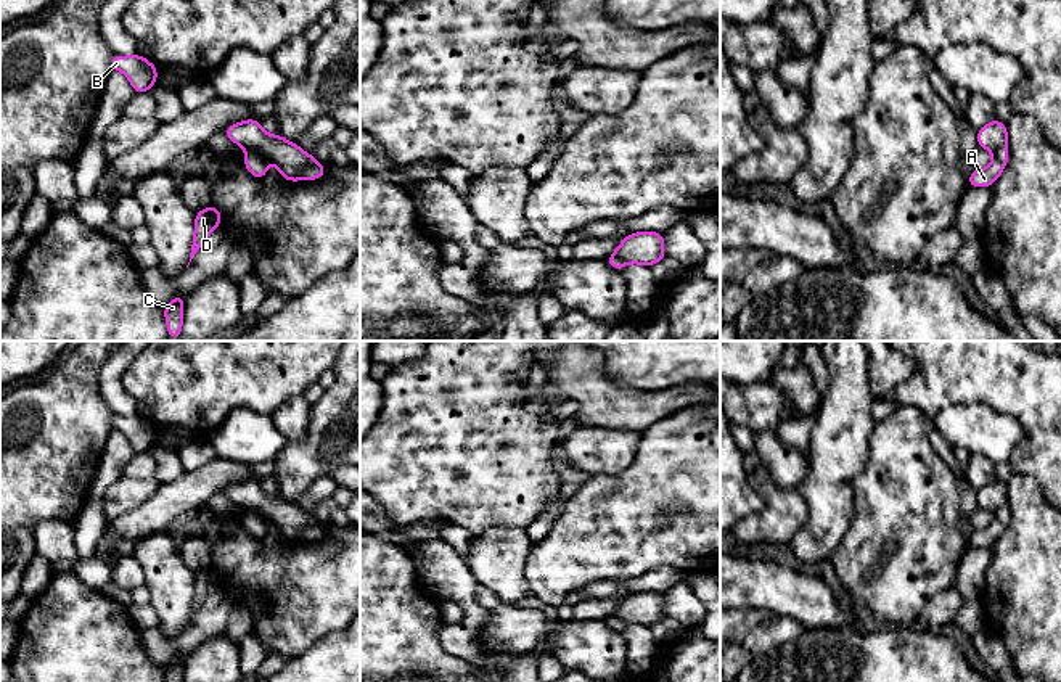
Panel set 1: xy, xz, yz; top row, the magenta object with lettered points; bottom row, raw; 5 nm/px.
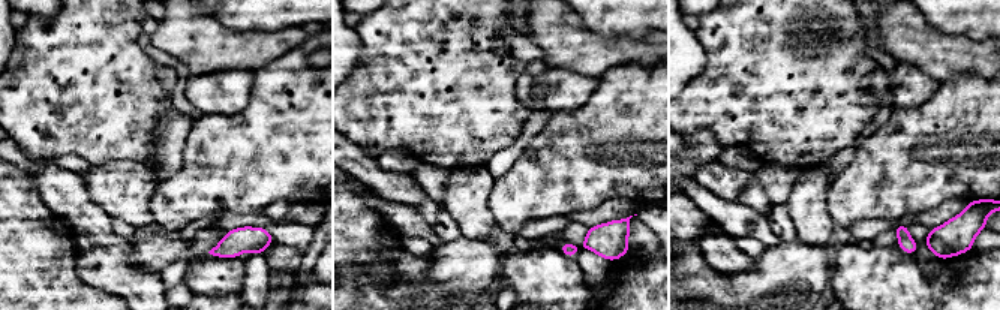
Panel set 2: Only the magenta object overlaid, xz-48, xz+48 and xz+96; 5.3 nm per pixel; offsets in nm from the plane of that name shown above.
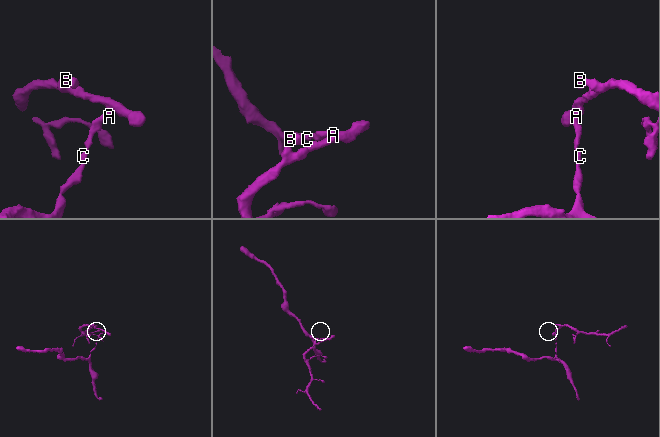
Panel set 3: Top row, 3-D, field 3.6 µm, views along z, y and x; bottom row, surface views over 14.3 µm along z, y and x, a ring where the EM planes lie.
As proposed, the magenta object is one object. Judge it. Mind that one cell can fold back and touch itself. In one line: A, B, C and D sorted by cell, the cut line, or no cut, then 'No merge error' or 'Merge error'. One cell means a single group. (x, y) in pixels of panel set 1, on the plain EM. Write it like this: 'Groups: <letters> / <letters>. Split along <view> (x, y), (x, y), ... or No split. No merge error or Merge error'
Groups: A C D / B. Split along xy (248, 510), (254, 510), (262, 518). Merge error

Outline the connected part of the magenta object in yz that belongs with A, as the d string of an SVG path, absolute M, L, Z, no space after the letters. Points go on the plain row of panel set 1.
M1006 508L997 512L993 515L993 521L979 531L971 531L968 537L968 547L990 547L1005 531L1006 521L1010 518L1010 512Z

